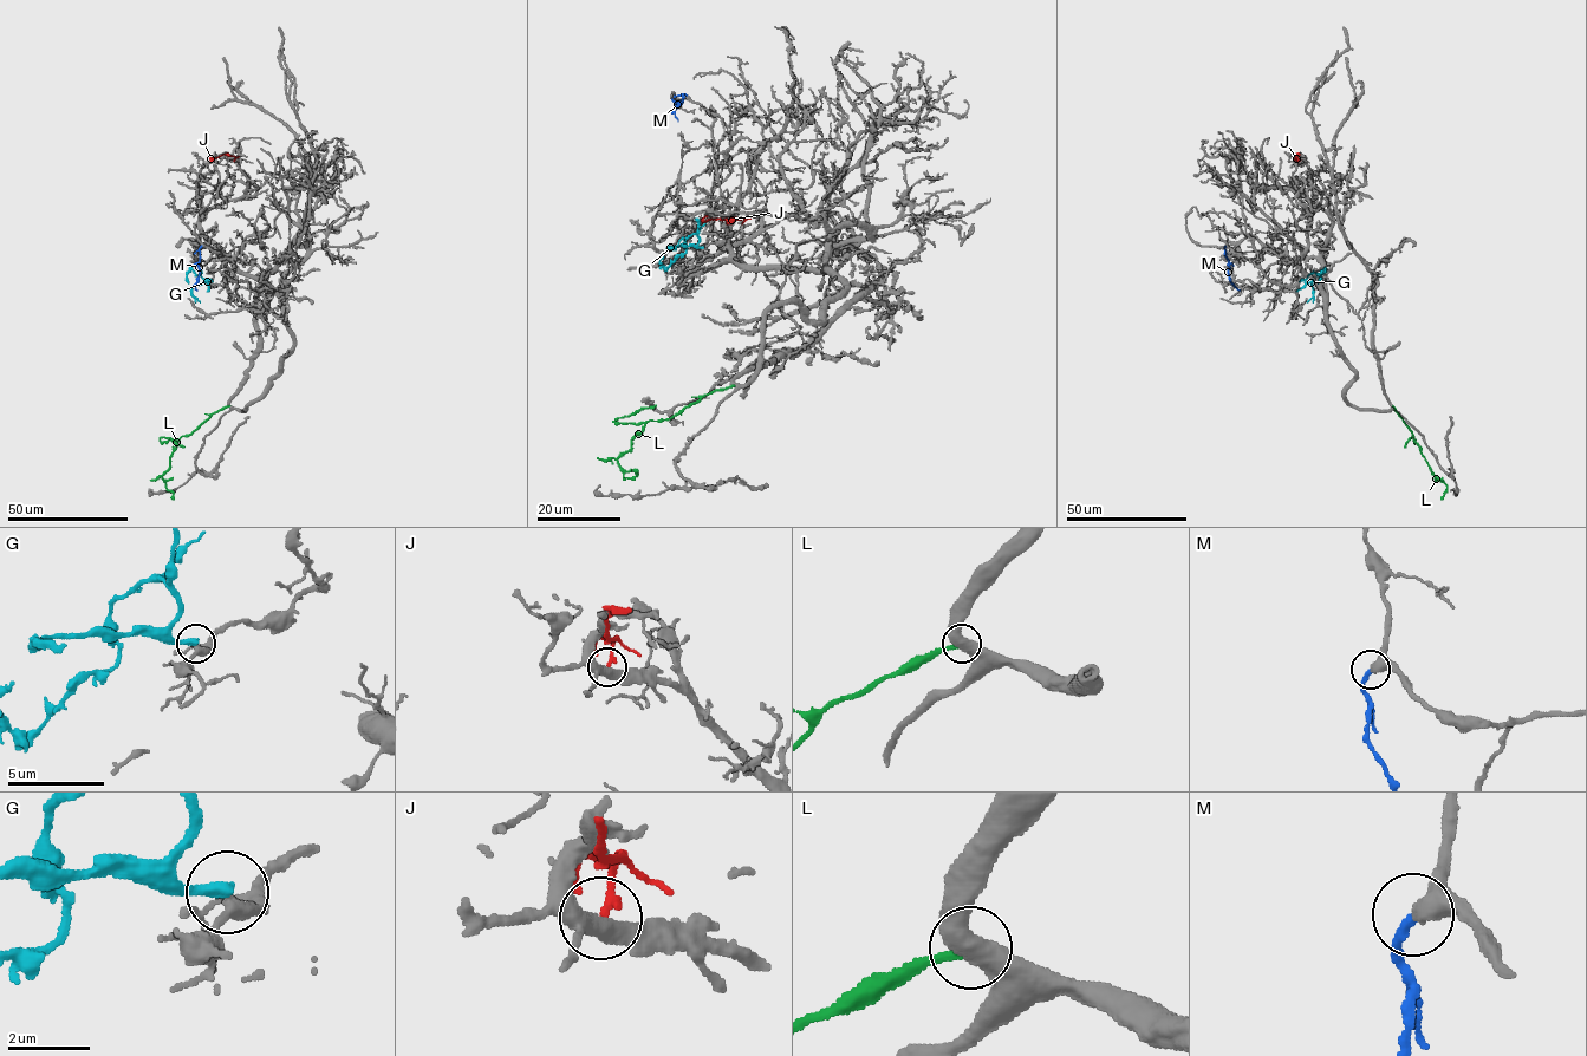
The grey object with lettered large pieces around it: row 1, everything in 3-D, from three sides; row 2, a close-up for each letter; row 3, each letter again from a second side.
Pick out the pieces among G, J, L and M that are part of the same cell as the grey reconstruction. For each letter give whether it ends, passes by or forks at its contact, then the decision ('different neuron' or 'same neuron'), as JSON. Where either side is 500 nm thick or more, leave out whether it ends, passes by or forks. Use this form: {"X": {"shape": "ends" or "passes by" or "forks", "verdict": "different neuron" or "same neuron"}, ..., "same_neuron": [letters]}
{"G": {"shape": "ends", "verdict": "different neuron"}, "J": {"shape": "ends", "verdict": "different neuron"}, "L": {"verdict": "different neuron"}, "M": {"shape": "ends", "verdict": "same neuron"}, "same_neuron": ["M"]}

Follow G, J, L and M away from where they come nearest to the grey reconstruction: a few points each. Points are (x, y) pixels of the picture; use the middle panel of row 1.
G: (703, 248), (697, 246), (697, 235), (691, 234), (685, 239), (687, 251), (665, 267), (659, 261), (663, 256)
J: (702, 219), (743, 219), (742, 223)
L: (734, 385), (669, 418), (646, 423), (617, 460), (624, 480), (633, 478), (637, 469)
M: (687, 96), (682, 95), (678, 102), (682, 100), (674, 110), (677, 121)

